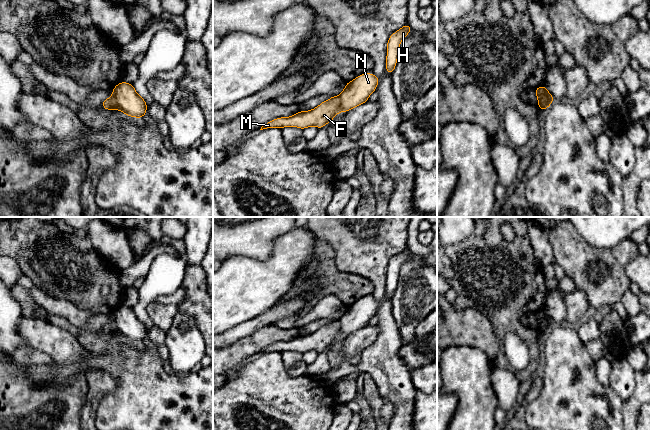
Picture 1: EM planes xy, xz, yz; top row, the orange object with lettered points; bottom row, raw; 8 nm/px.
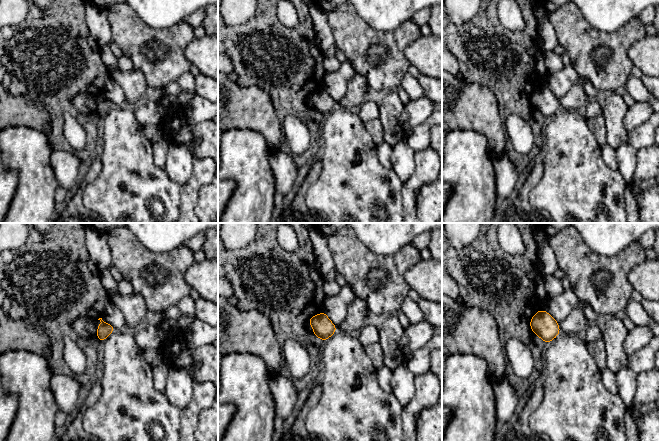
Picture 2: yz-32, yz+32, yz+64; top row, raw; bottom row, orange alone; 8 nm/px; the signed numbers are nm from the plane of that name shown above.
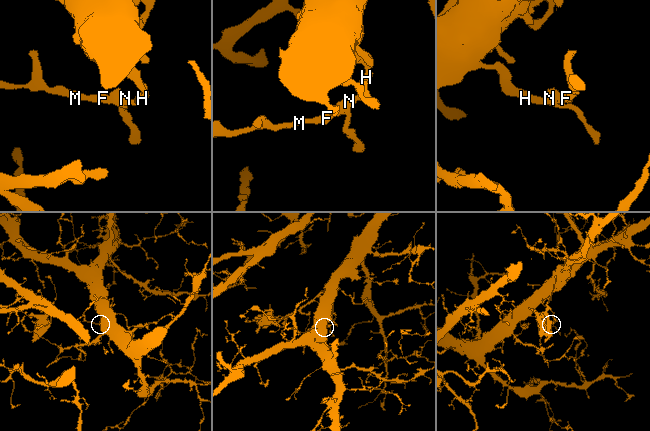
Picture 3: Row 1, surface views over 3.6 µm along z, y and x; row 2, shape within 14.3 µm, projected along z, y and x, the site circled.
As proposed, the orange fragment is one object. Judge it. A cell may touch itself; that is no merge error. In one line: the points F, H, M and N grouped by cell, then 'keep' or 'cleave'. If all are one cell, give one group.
groups F M / H N; cleave

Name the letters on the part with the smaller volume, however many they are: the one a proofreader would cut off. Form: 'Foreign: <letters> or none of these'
Foreign: F, M

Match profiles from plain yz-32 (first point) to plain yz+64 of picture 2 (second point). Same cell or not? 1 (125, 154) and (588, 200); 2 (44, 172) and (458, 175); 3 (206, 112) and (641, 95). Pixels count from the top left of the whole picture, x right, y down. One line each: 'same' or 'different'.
1: same
2: same
3: different

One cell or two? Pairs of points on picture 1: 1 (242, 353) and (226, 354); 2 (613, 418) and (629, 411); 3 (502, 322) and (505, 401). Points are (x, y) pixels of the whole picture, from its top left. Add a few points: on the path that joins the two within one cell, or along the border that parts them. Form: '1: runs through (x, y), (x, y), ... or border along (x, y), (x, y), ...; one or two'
1: runs through (238, 353), (230, 354); one
2: border along (623, 402), (622, 419); two
3: border along (495, 366), (511, 371); two

